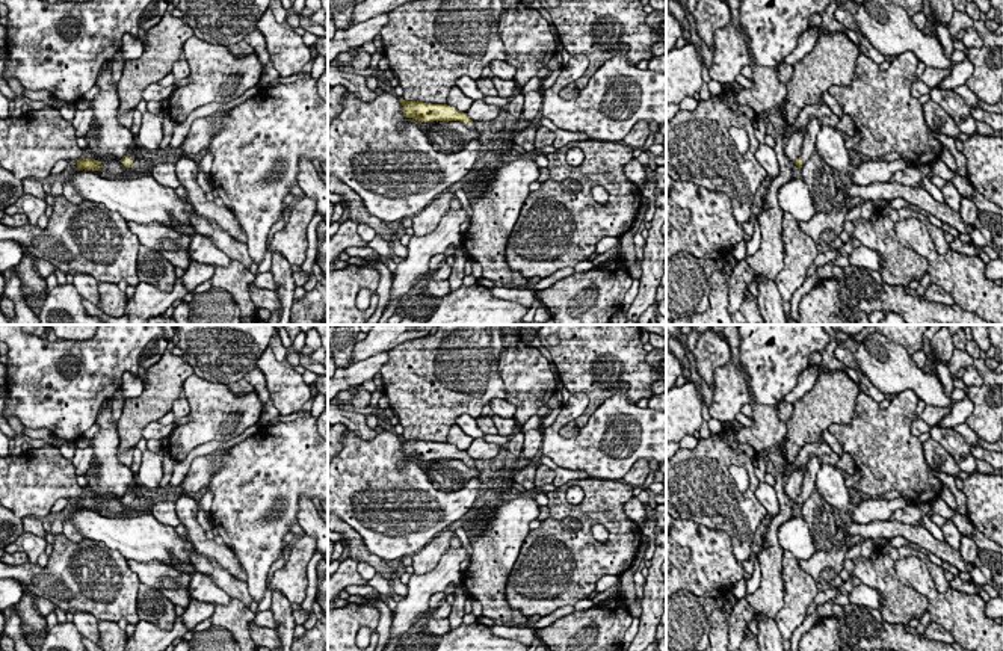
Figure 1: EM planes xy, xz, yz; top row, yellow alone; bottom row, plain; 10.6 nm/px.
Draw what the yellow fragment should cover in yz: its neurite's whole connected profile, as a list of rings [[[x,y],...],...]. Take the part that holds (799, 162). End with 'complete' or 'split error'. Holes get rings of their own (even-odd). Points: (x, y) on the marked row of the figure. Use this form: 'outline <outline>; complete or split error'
outline [[[811,118],[804,128],[805,137],[804,137],[804,145],[801,156],[796,159],[796,166],[802,166],[814,153],[814,145],[817,134],[820,131],[822,122],[819,118]]]; split error

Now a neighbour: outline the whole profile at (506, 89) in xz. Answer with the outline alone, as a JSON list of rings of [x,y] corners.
[[[492,76],[491,80],[497,89],[498,97],[511,98],[518,91],[514,80],[508,82],[508,80],[502,80],[495,76]]]

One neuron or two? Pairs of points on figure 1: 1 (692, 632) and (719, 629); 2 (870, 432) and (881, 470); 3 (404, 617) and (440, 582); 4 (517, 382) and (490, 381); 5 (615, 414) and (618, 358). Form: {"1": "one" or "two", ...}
{"1": "two", "2": "one", "3": "one", "4": "two", "5": "two"}

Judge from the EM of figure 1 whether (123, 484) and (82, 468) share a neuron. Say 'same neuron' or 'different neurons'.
different neurons

